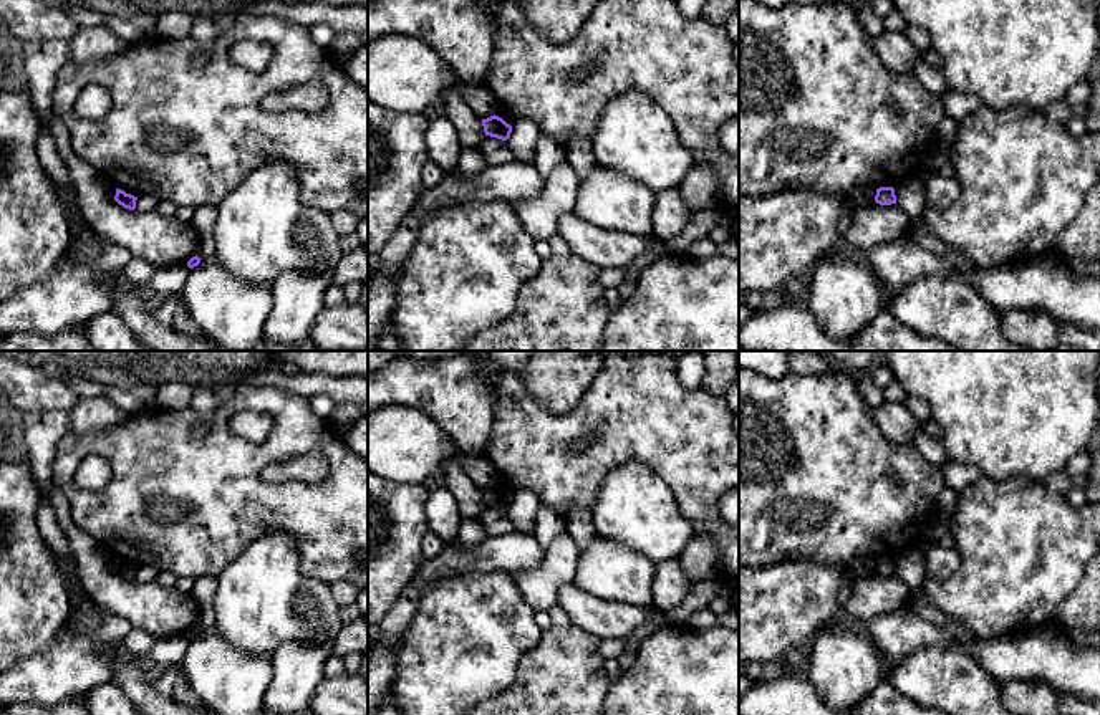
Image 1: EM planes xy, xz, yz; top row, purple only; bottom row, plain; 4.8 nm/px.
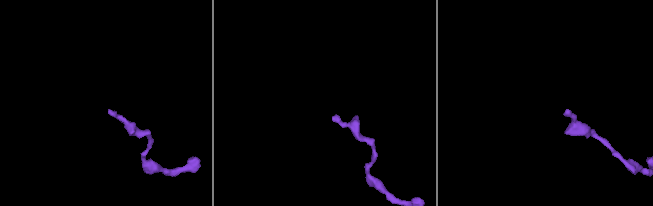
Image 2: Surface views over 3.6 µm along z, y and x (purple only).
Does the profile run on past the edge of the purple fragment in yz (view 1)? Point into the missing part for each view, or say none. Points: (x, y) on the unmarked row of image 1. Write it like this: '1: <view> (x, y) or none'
1: none

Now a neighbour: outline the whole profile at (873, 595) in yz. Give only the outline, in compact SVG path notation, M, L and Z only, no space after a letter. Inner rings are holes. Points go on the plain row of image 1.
M873 573L858 578L852 596L845 602L845 609L852 619L865 622L901 609L908 599L909 589L898 573L891 576Z

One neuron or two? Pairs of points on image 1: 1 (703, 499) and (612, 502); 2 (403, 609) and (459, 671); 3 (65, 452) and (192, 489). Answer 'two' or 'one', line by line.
1: two
2: two
3: one

